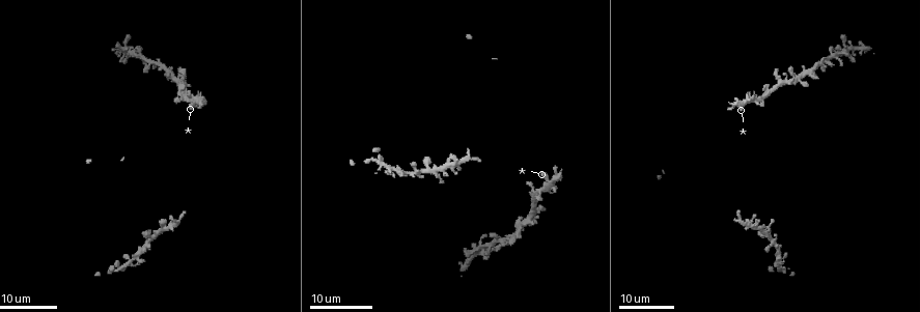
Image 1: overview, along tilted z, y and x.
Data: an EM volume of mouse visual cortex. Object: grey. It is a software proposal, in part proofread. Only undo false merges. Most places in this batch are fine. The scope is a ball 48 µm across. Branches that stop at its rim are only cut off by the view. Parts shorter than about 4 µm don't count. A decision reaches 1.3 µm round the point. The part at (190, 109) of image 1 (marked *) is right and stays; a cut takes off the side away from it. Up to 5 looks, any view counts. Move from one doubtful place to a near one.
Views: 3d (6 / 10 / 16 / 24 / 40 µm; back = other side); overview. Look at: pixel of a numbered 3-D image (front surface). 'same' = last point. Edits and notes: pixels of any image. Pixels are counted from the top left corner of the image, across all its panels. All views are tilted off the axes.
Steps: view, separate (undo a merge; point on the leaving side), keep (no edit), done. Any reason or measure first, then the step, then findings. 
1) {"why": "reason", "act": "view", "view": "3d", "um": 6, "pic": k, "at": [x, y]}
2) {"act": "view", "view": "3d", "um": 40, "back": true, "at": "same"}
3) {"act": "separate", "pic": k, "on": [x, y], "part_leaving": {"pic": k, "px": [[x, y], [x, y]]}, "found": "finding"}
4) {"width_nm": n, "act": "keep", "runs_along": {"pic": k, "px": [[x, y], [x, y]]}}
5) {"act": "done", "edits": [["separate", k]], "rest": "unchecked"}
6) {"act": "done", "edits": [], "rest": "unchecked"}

{"why": "thick turns thin", "act": "view", "view": "3d", "um": 24, "pic": 1, "at": [533, 204]}

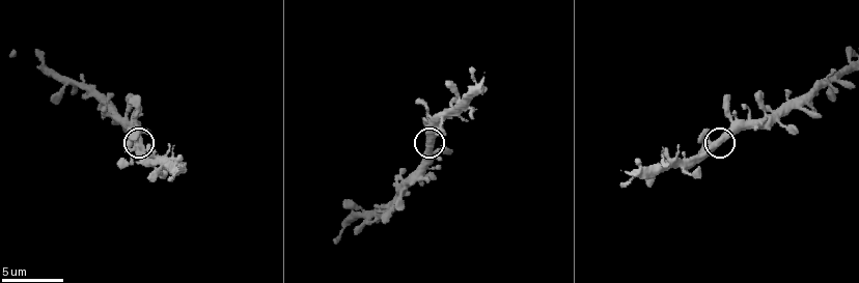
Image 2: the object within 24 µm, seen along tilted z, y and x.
{"act": "view", "view": "3d", "um": 10, "pic": 2, "at": [720, 140]}

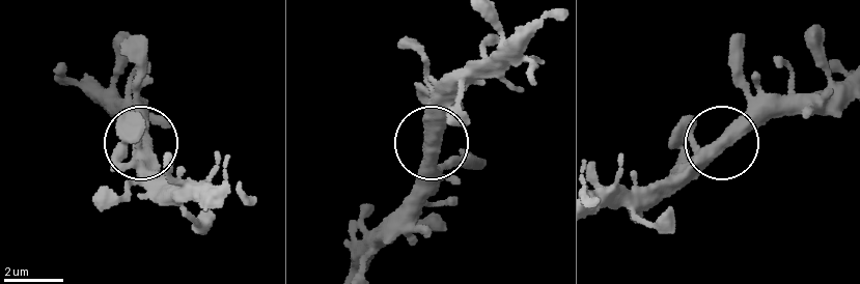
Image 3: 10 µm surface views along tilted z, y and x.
{"act": "view", "view": "3d", "um": 10, "back": true, "pic": 3, "at": [432, 145]}

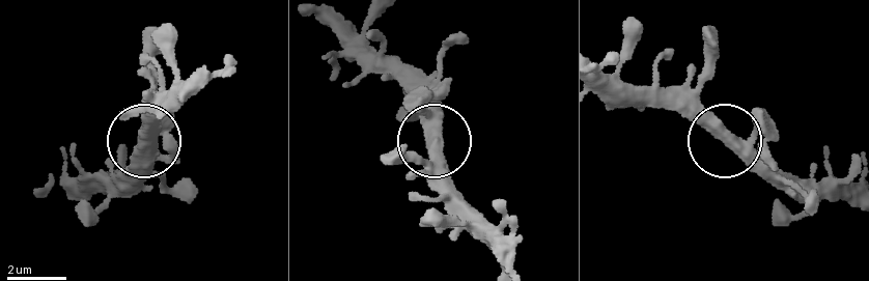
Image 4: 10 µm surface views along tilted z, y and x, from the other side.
{"width_nm": 370, "act": "keep", "runs_along": {"pic": 4, "px": [[377, 18], [368, 41], [412, 75], [446, 189]]}, "found": "continuous, no second neuron"}

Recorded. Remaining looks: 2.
{"why": "a narrow waist", "act": "view", "view": "3d", "um": 10, "pic": 2, "at": [101, 103]}

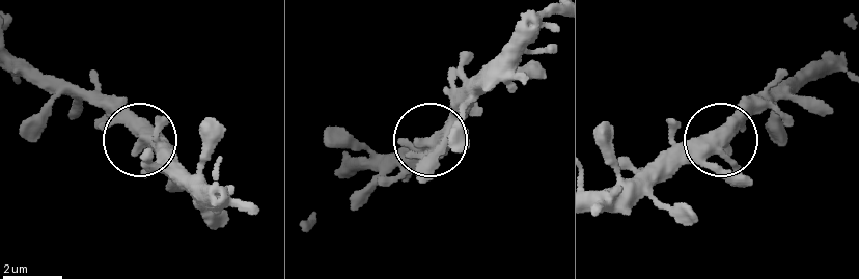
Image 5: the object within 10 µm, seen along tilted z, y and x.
{"why": "closer look", "act": "view", "view": "3d", "um": 6, "pic": 5, "at": [145, 137]}

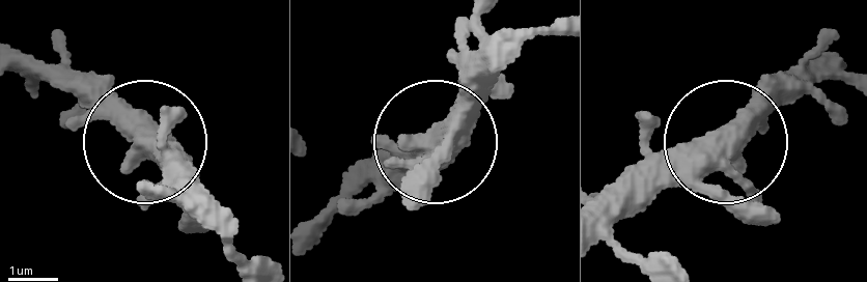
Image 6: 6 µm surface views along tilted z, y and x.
{"width_nm": 400, "act": "keep", "runs_along": {"pic": 6, "px": [[182, 203], [142, 141], [63, 72]]}, "found": "continuous, no second neuron"}

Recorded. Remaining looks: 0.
{"act": "done", "edits": [], "rest": "unchecked"}

